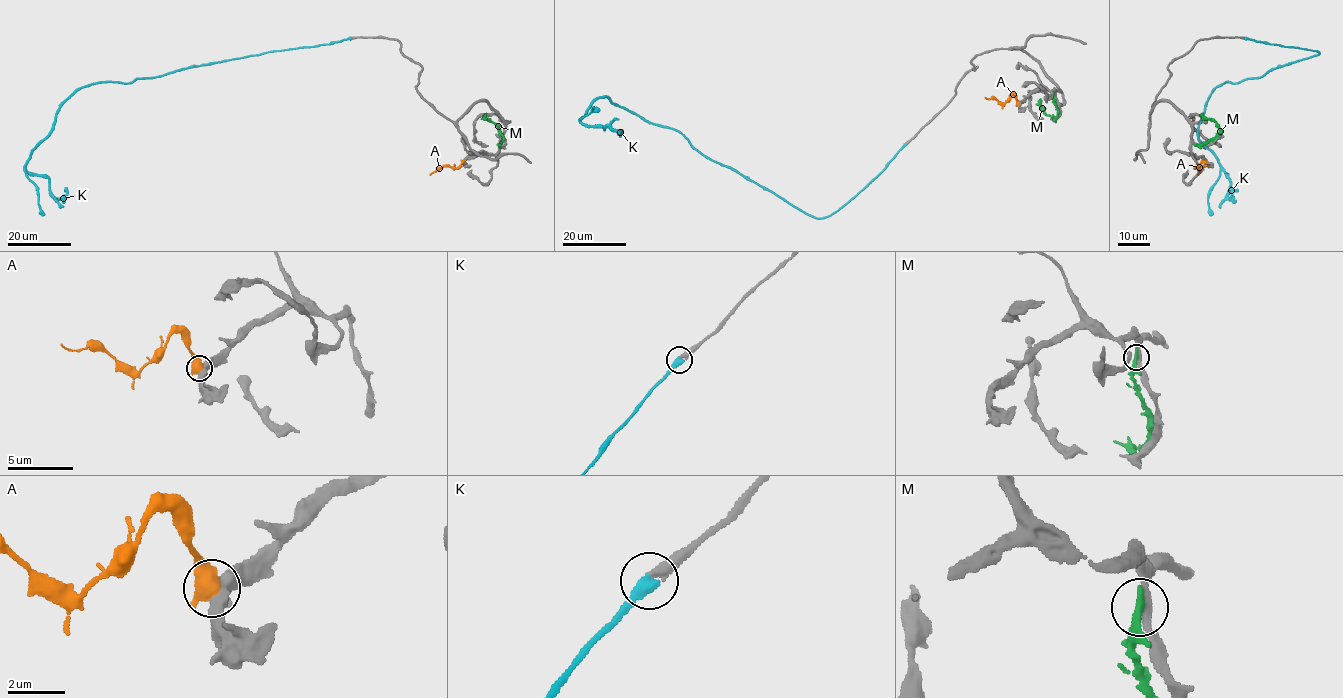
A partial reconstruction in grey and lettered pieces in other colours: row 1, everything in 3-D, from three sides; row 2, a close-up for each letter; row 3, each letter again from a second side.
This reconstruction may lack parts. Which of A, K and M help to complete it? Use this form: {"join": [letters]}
{"join": ["K"]}

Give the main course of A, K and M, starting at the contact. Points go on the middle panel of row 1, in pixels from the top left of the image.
A: (1018, 103), (1012, 95), (1003, 104), (985, 97)
K: (905, 144), (844, 205), (815, 218), (706, 158), (680, 132), (598, 97), (580, 122), (620, 130), (619, 137)
M: (1054, 95), (1057, 110), (1054, 119), (1045, 114), (1040, 98)

